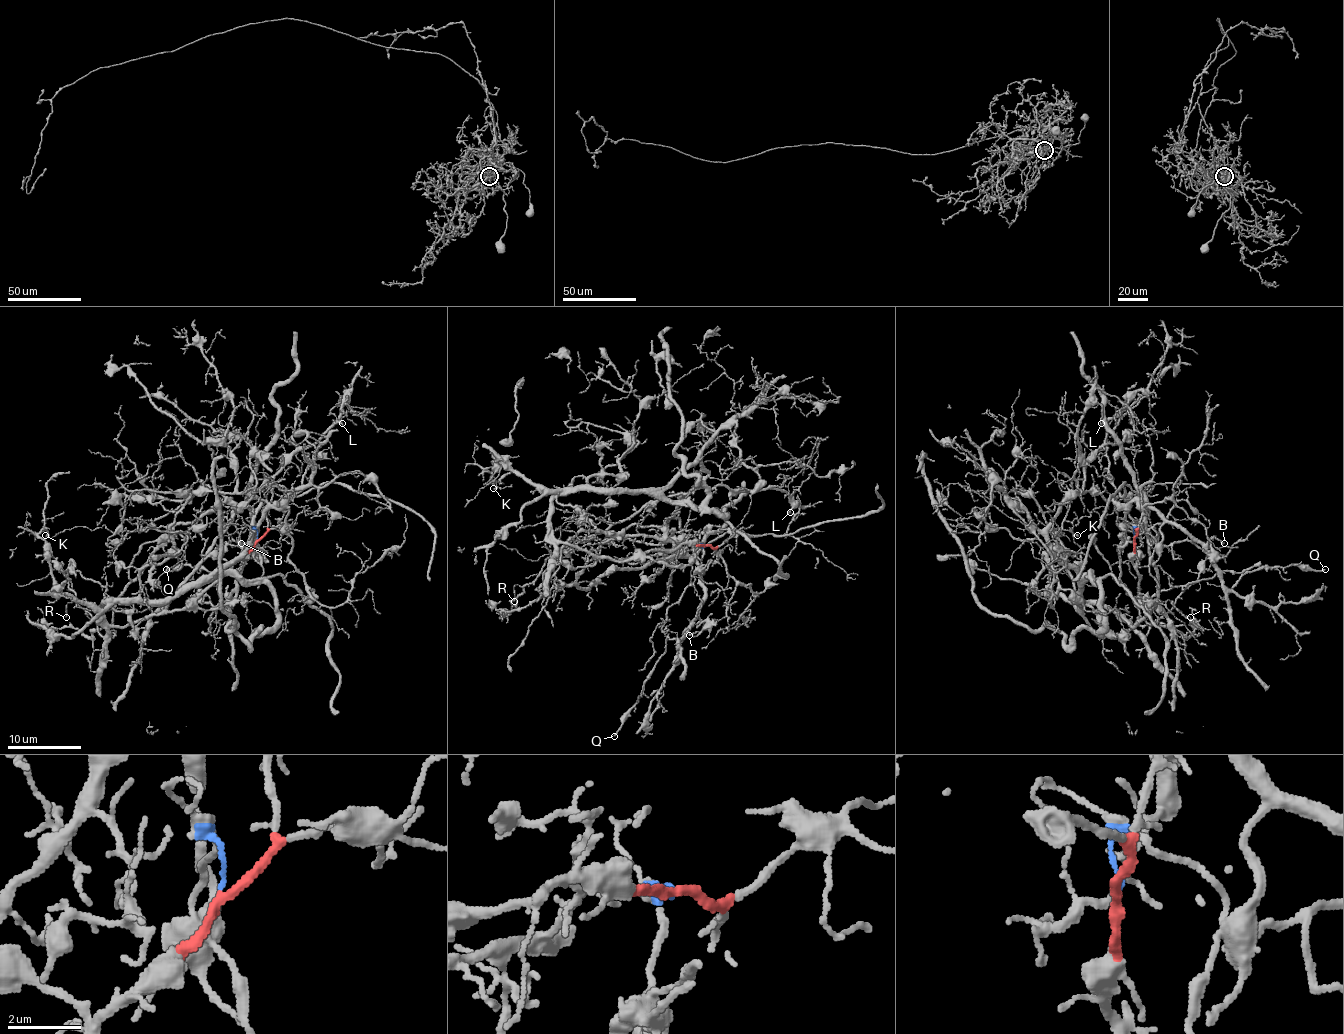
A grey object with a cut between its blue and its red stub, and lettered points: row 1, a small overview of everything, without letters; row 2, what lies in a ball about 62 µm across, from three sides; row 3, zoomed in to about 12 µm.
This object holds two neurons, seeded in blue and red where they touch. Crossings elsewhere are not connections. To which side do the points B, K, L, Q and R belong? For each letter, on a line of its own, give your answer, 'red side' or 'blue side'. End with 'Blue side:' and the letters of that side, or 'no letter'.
B: blue side
K: red side
L: red side
Q: blue side
R: red side
Blue side: B, Q

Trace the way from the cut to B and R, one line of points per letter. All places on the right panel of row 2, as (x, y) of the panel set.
B: (1134, 539), (1133, 530), (1140, 528), (1158, 543), (1160, 528), (1177, 523), (1200, 541), (1215, 538), (1224, 543)
R: (1134, 539), (1133, 567), (1138, 572), (1138, 593), (1149, 609), (1133, 628), (1145, 635), (1173, 602), (1189, 616)

